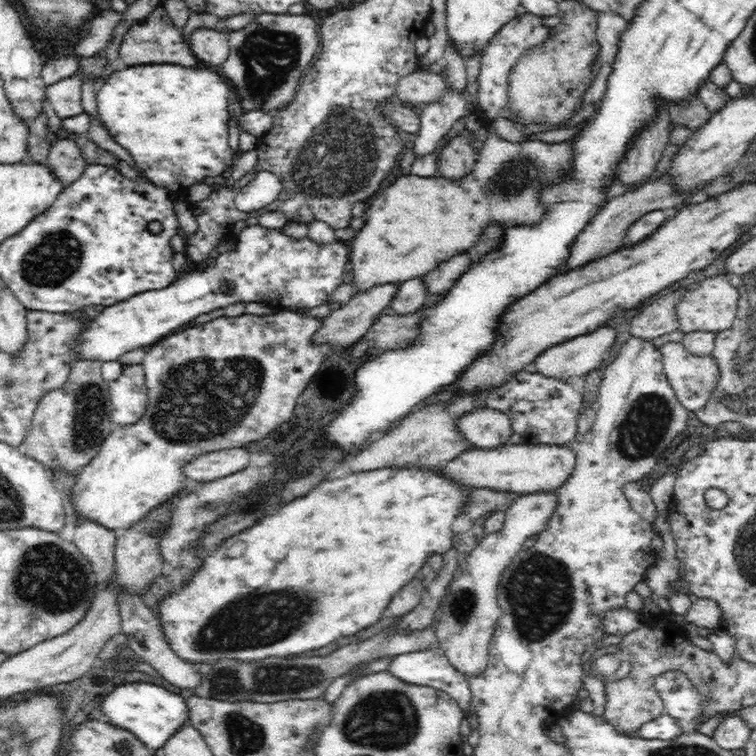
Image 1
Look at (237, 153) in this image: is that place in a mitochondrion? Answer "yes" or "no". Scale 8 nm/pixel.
no

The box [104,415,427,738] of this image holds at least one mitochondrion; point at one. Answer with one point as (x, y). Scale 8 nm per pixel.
(247, 627)

